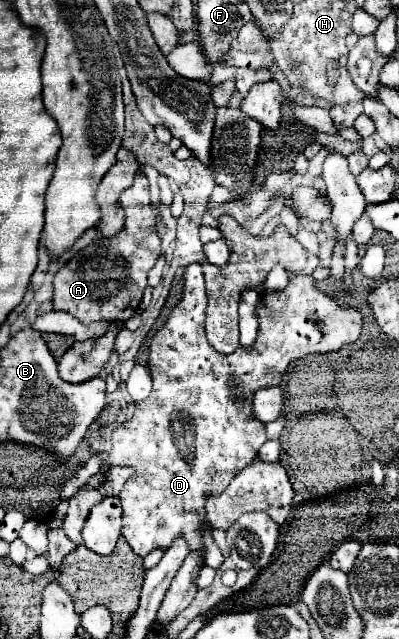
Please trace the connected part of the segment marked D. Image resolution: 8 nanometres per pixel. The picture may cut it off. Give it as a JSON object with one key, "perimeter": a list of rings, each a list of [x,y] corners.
{"perimeter":[[[189,264],[185,268],[185,288],[183,288],[183,298],[181,302],[177,304],[177,308],[171,312],[171,316],[167,318],[165,326],[153,336],[151,340],[151,348],[149,348],[149,372],[151,372],[151,378],[153,378],[153,390],[151,390],[151,396],[145,398],[143,402],[139,402],[135,406],[135,412],[133,416],[121,424],[119,428],[113,430],[113,448],[111,452],[107,453],[107,458],[101,458],[101,463],[104,461],[110,466],[133,466],[135,468],[135,474],[125,482],[121,494],[119,494],[119,500],[121,500],[121,506],[123,506],[123,536],[127,538],[129,546],[133,546],[135,554],[139,556],[147,556],[153,548],[169,548],[171,542],[177,538],[177,536],[185,536],[187,544],[191,550],[197,550],[197,552],[203,552],[205,550],[205,544],[199,536],[199,528],[201,524],[205,522],[205,500],[209,496],[215,496],[215,494],[221,494],[221,490],[225,490],[229,486],[229,482],[233,480],[233,476],[243,470],[245,466],[249,466],[255,456],[257,456],[257,450],[261,448],[261,444],[267,440],[265,438],[265,424],[255,420],[253,418],[253,412],[251,412],[251,394],[255,394],[259,388],[265,388],[265,386],[279,386],[281,384],[281,378],[287,370],[287,366],[293,362],[293,360],[299,360],[299,358],[305,358],[305,356],[313,356],[313,354],[327,354],[327,352],[335,352],[339,350],[341,346],[355,342],[361,334],[361,322],[363,322],[363,316],[359,310],[339,302],[339,300],[333,300],[329,298],[327,294],[323,294],[321,290],[315,288],[315,280],[311,276],[291,276],[289,284],[285,286],[285,290],[277,292],[277,294],[263,294],[261,296],[261,302],[257,306],[257,316],[259,316],[259,336],[255,340],[255,346],[251,348],[237,348],[233,354],[221,354],[217,352],[205,338],[205,304],[207,304],[207,298],[205,298],[205,284],[203,284],[203,270],[199,264]]]}

